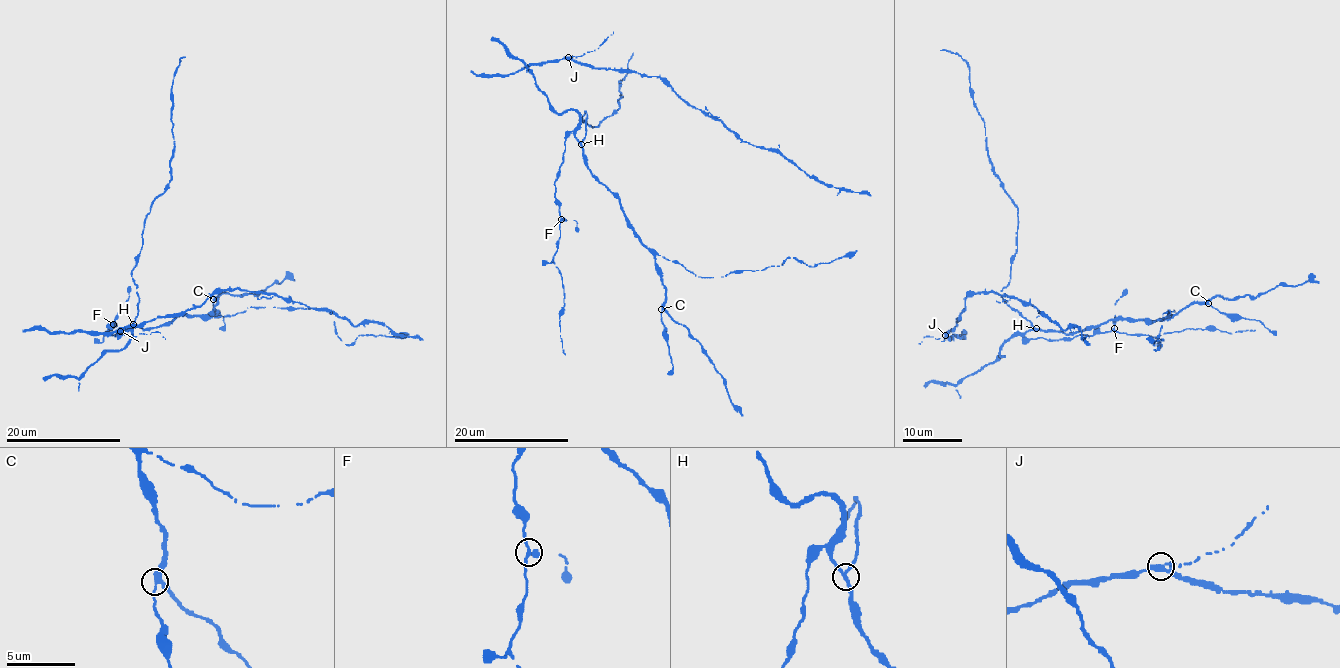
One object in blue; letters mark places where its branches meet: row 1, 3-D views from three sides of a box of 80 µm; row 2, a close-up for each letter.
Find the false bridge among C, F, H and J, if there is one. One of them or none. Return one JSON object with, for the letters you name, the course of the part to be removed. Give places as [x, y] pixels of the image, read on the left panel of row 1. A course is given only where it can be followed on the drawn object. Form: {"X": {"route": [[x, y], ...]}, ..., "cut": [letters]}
{"H": {"route": [[133, 324], [139, 301], [132, 269], [142, 248], [145, 218], [172, 176], [173, 73], [179, 60], [185, 57]]}, "cut": ["H"]}

